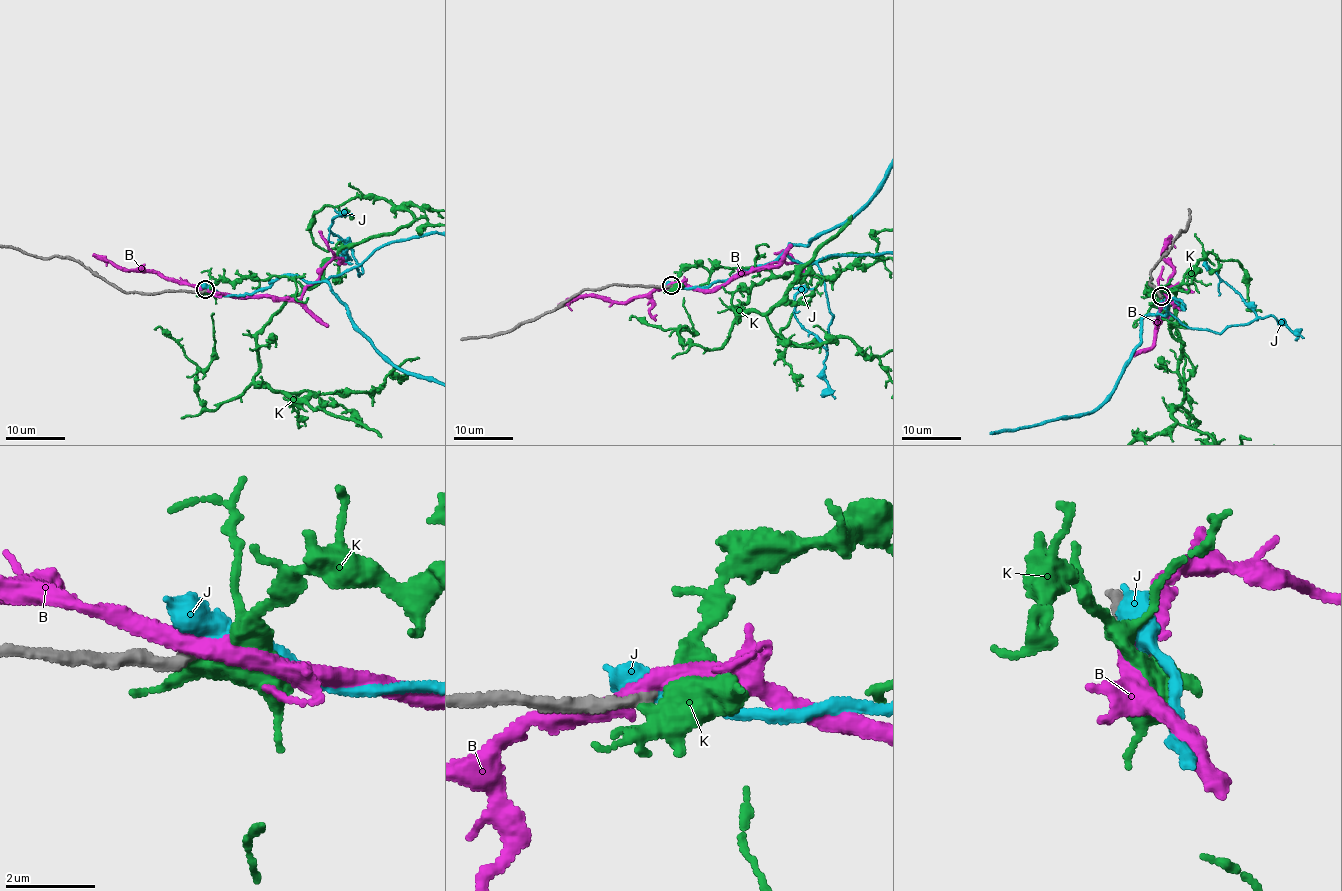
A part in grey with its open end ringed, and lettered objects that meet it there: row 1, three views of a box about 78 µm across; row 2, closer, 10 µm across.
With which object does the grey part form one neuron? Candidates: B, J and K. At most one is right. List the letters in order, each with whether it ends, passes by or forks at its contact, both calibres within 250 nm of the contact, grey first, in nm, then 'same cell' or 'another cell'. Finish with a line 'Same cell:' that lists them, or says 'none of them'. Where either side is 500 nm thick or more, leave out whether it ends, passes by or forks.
B: it passes by | 280/400 nm | another cell
J: it passes by | 280/480 nm | same cell
K: it forks | 320/360 nm | another cell
Same cell: J

